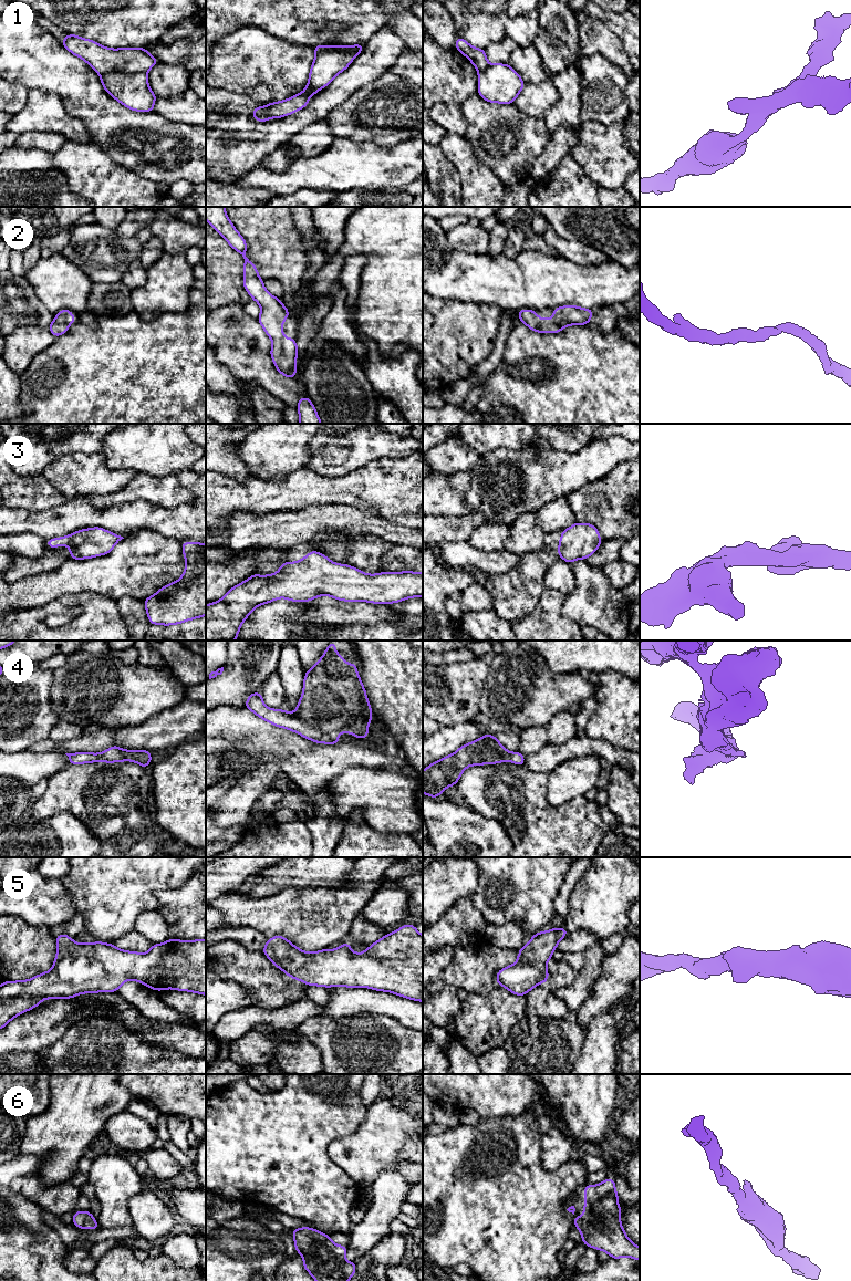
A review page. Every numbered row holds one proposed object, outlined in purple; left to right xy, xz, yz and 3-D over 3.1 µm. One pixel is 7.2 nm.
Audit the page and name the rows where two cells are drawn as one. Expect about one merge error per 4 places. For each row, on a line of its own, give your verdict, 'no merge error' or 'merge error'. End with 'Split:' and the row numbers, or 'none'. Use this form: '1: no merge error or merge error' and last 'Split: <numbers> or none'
1: merge error
2: no merge error
3: no merge error
4: no merge error
5: no merge error
6: no merge error
Split: 1

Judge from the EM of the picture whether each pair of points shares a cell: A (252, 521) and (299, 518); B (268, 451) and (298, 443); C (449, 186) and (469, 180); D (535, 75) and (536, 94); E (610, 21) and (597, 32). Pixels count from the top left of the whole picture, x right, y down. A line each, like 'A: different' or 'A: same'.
A: same
B: same
C: different
D: different
E: different

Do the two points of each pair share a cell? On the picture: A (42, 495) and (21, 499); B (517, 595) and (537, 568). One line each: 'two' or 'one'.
A: one
B: one

